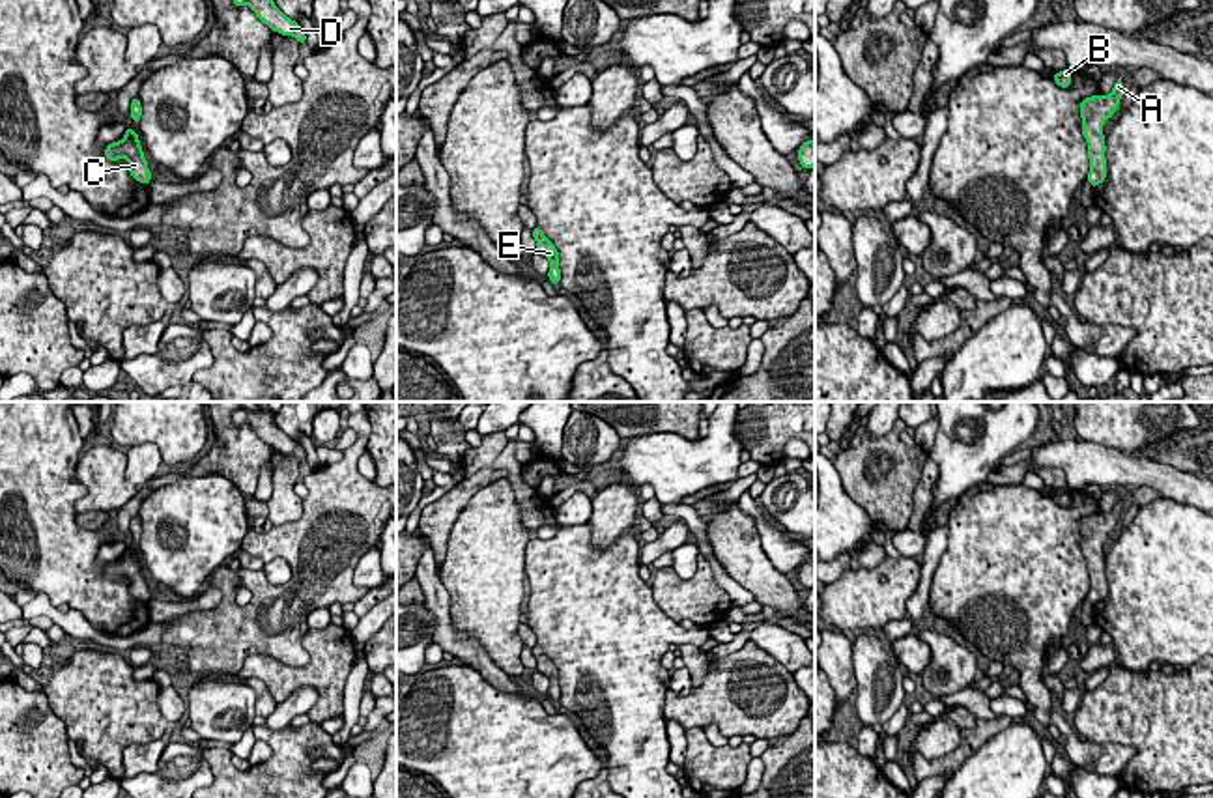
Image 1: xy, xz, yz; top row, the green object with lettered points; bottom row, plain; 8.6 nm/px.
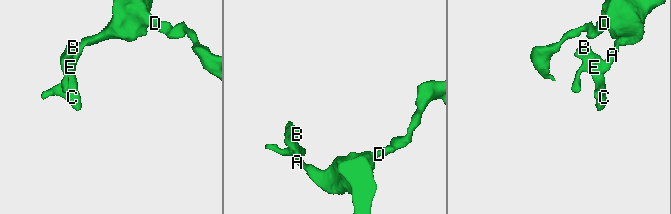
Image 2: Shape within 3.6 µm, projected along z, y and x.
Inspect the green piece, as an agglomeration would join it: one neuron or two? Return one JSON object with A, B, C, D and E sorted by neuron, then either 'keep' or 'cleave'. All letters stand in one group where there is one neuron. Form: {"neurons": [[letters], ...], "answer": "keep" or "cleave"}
{"neurons": [["A", "B", "C", "D", "E"]], "answer": "keep"}

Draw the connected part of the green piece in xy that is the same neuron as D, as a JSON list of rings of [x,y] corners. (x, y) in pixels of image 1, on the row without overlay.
[[[262,406],[258,411],[239,407],[232,413],[232,420],[235,426],[249,424],[256,432],[256,435],[271,447],[271,450],[278,450],[280,454],[292,454],[299,462],[307,462],[307,452],[301,443],[286,435],[275,424],[269,409]]]

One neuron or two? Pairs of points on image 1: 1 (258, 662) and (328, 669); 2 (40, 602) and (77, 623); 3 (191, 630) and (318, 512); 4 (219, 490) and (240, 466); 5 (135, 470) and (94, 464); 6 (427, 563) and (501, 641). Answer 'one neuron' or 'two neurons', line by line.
1: one neuron
2: one neuron
3: one neuron
4: two neurons
5: two neurons
6: two neurons

